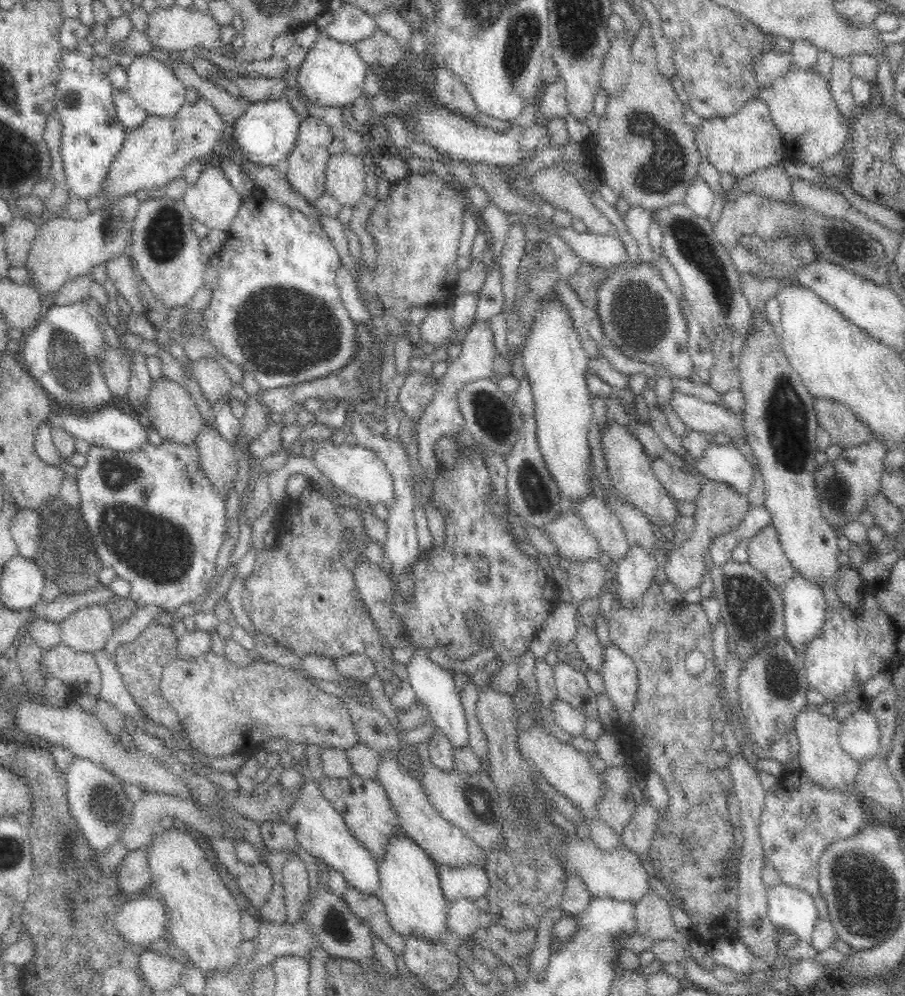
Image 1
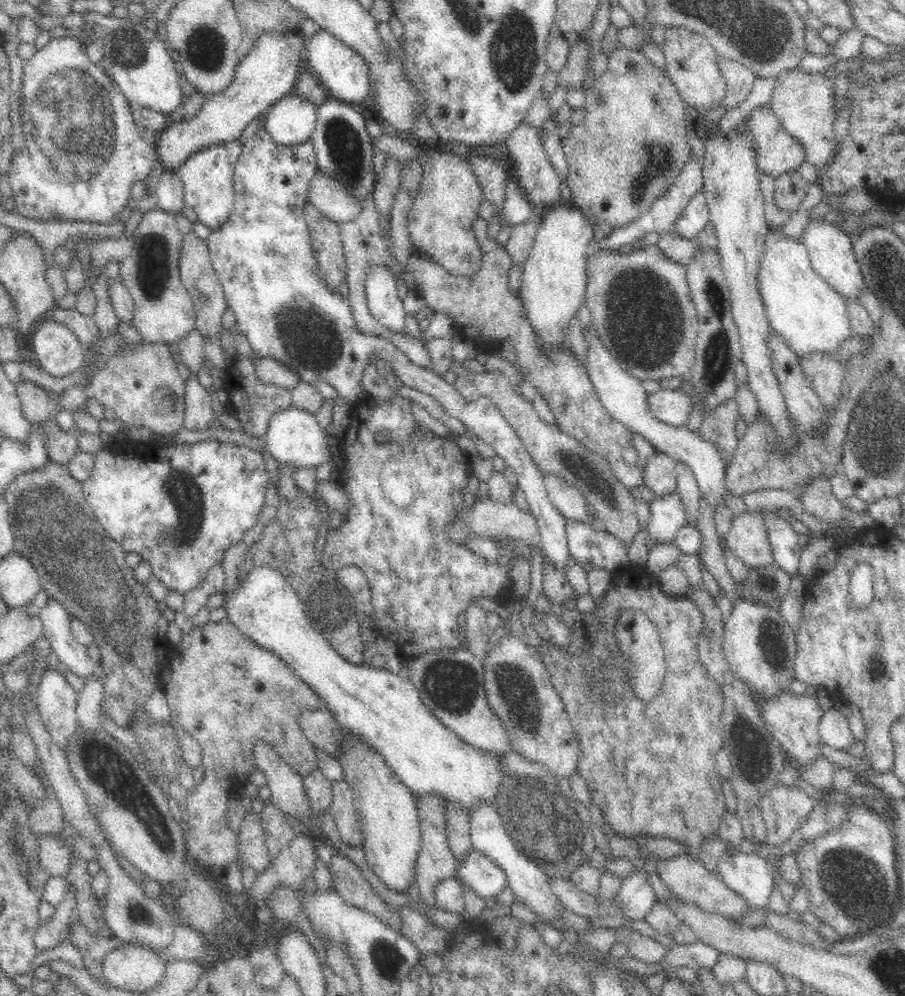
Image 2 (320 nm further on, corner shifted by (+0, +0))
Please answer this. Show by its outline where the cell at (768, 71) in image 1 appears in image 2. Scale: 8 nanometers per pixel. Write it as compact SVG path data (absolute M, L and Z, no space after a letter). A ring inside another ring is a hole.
M719 58L718 69L726 81L726 92L716 107L724 108L726 112L746 100L752 90L752 82L756 78L750 69L734 60Z

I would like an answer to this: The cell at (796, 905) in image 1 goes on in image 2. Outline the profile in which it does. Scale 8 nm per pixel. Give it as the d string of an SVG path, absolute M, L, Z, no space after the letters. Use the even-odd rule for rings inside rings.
M731 852L718 857L718 873L733 892L748 899L754 909L768 906L775 878L758 853Z

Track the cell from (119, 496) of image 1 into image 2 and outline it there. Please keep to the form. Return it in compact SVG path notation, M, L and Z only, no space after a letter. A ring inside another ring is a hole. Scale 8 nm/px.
M216 439L196 442L196 444L182 445L178 448L162 448L157 453L128 453L123 447L114 444L104 447L95 454L95 465L90 478L81 483L83 492L88 505L93 511L93 516L98 521L99 528L102 528L108 538L115 540L123 546L126 552L138 552L142 555L143 560L147 560L151 566L152 575L158 576L164 583L164 586L170 591L179 592L181 595L186 594L190 589L199 587L206 578L208 571L215 564L220 563L224 553L228 548L236 543L242 542L242 533L256 524L258 514L264 505L266 487L268 486L268 475L265 469L265 460L261 453L250 450L245 446L234 446L234 444L224 444Z

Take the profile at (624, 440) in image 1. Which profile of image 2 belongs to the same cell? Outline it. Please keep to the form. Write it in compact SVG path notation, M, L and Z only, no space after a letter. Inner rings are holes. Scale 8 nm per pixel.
M481 216L476 218L473 231L484 250L484 262L481 271L472 280L468 280L468 277L450 275L444 267L419 254L410 242L410 254L404 266L414 277L415 290L425 300L425 306L436 313L448 314L454 323L457 338L470 338L476 352L482 357L487 354L500 354L504 342L508 341L516 354L518 363L516 367L526 381L536 389L537 395L547 401L557 428L563 434L574 438L588 452L604 459L616 475L616 479L627 489L642 487L644 464L657 453L656 449L642 436L630 433L625 427L615 423L606 413L589 380L584 364L566 343L558 342L553 346L539 340L534 327L527 319L521 294L519 291L512 291L508 285L508 279L511 277L510 268L514 264L512 257L504 246L488 236L486 219ZM629 446L636 451L637 459L632 464L626 463L622 456L625 448Z

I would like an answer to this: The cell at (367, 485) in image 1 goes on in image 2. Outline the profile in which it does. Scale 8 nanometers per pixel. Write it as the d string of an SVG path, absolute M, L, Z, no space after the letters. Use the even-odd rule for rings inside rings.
M290 406L272 416L265 433L265 451L279 464L295 464L300 469L306 466L318 466L328 458L328 442L325 431L320 427L316 416L303 409Z

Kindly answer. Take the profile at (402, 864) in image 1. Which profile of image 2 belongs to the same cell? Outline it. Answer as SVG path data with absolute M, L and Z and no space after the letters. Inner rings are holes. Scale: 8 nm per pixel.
M339 723L338 729L336 759L340 761L344 781L352 791L352 804L355 805L356 819L360 825L366 861L389 889L407 893L415 874L414 866L421 842L415 794L396 778L384 757L362 736L350 732Z

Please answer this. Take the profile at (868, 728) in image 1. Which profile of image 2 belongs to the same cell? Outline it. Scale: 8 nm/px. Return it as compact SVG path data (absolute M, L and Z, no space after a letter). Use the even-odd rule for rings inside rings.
M833 707L822 712L818 724L818 738L822 744L841 751L847 750L854 740L846 716Z

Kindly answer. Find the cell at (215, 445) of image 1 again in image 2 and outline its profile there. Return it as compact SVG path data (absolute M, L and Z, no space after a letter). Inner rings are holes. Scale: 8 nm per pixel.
M190 376L185 385L185 412L183 427L188 430L205 430L214 422L215 412L209 392L196 376Z

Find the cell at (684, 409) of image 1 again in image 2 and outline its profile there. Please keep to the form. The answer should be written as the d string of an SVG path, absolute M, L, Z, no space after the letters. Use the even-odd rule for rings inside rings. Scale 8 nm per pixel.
M664 388L654 394L649 394L648 405L654 417L663 424L674 428L684 427L694 410L688 394L682 390Z

